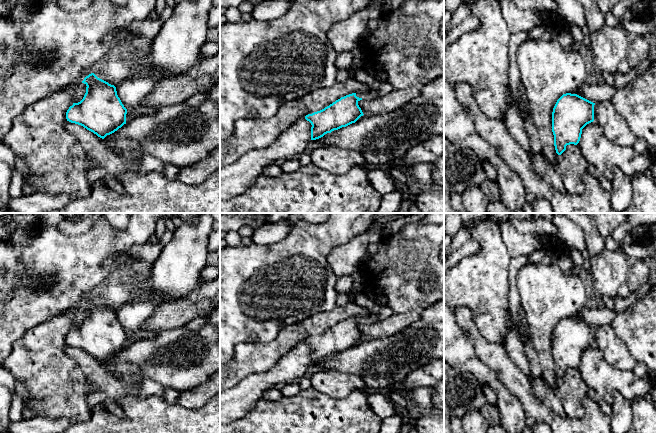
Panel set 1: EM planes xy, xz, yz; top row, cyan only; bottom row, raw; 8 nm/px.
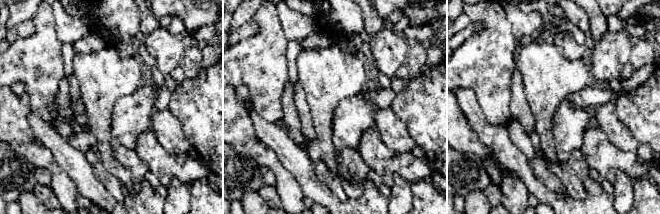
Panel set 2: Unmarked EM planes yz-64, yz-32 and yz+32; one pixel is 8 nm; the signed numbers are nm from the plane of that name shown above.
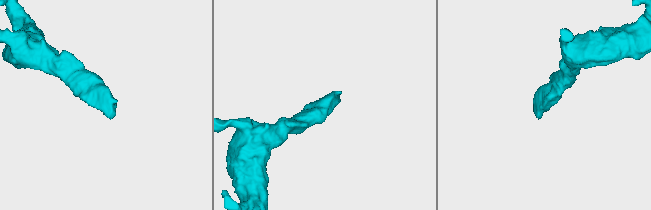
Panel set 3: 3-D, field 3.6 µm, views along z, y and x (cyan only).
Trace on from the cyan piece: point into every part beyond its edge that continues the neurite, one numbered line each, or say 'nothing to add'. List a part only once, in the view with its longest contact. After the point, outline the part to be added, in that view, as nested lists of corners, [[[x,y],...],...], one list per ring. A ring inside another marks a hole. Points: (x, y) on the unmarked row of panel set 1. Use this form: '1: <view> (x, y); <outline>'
1: xz (371, 318); [[[370,312],[367,316],[357,316],[356,320],[362,324],[372,324],[377,322],[379,319],[377,314]]]

